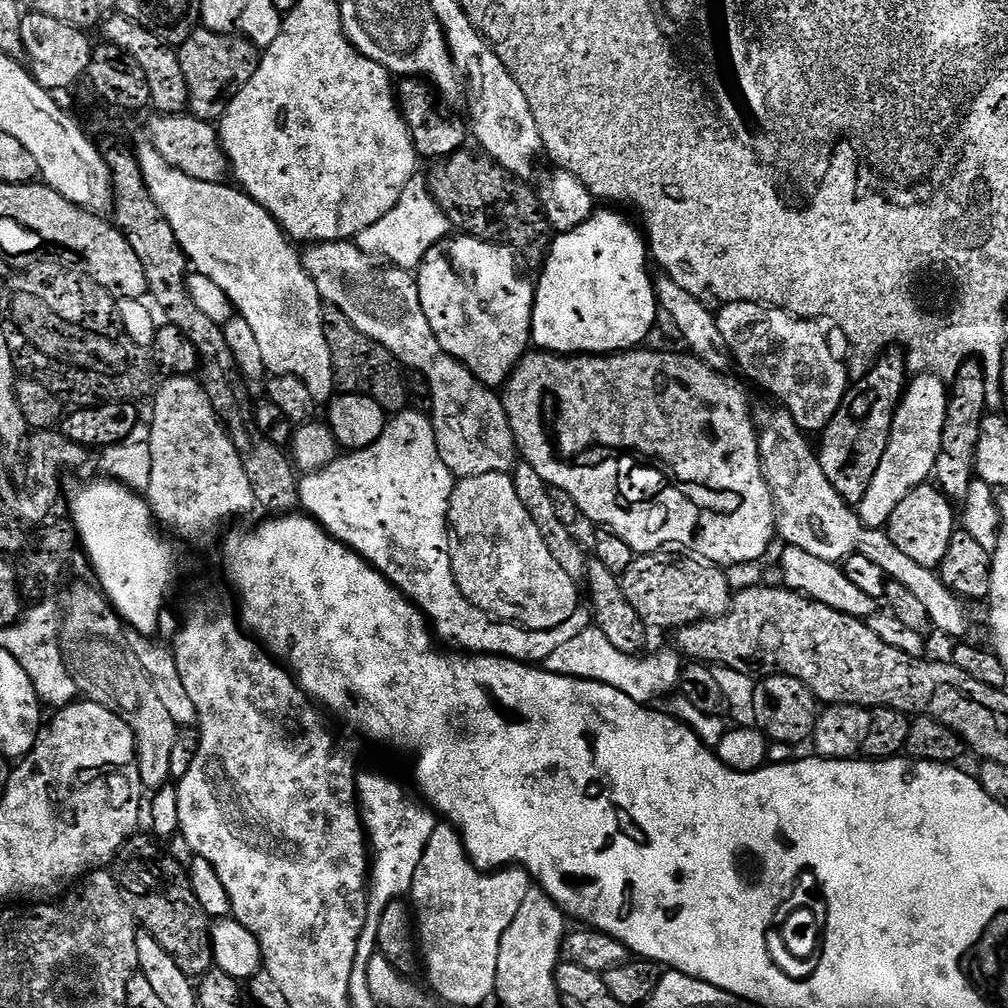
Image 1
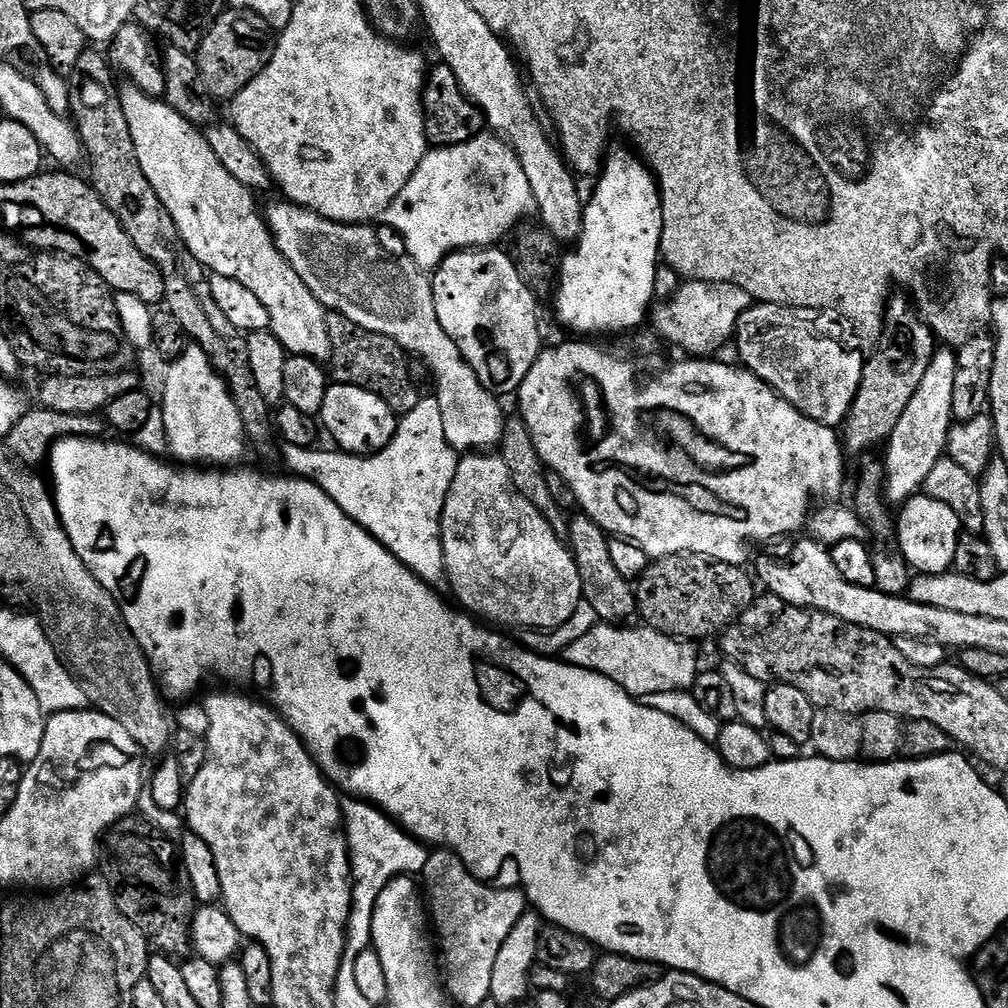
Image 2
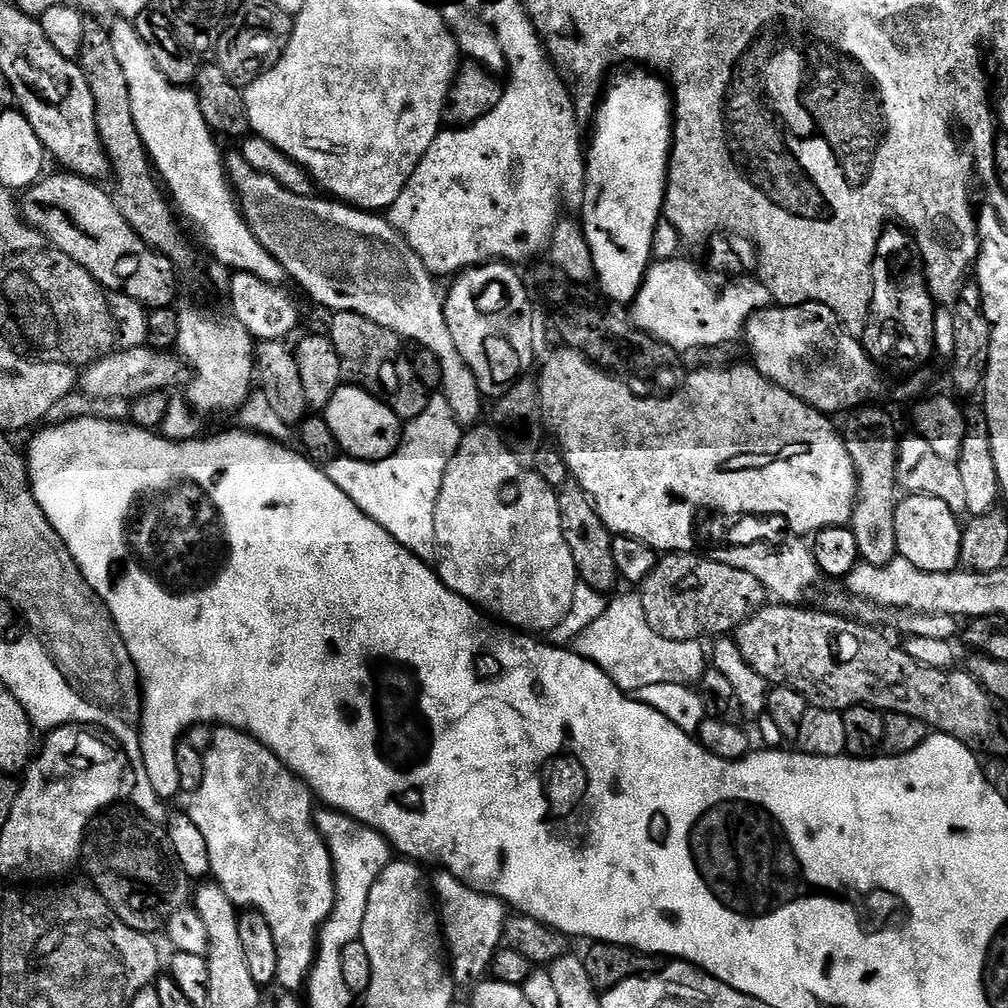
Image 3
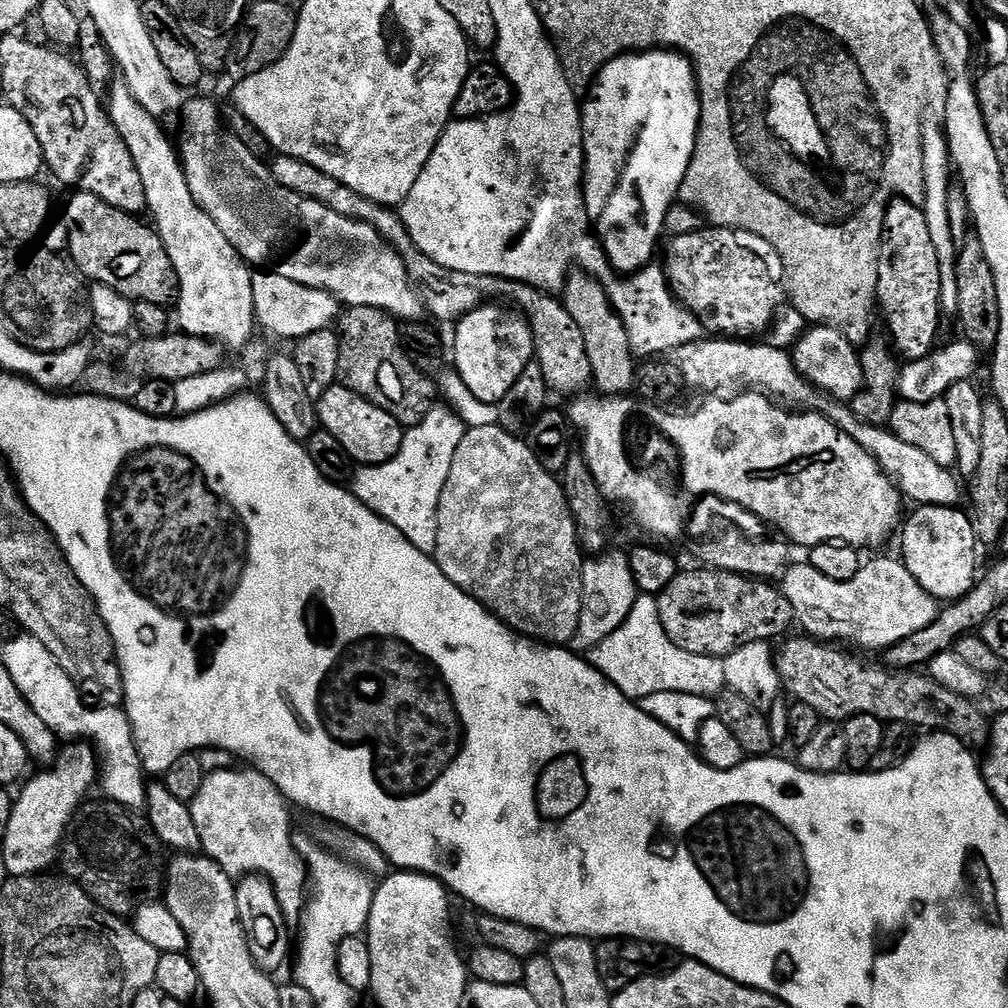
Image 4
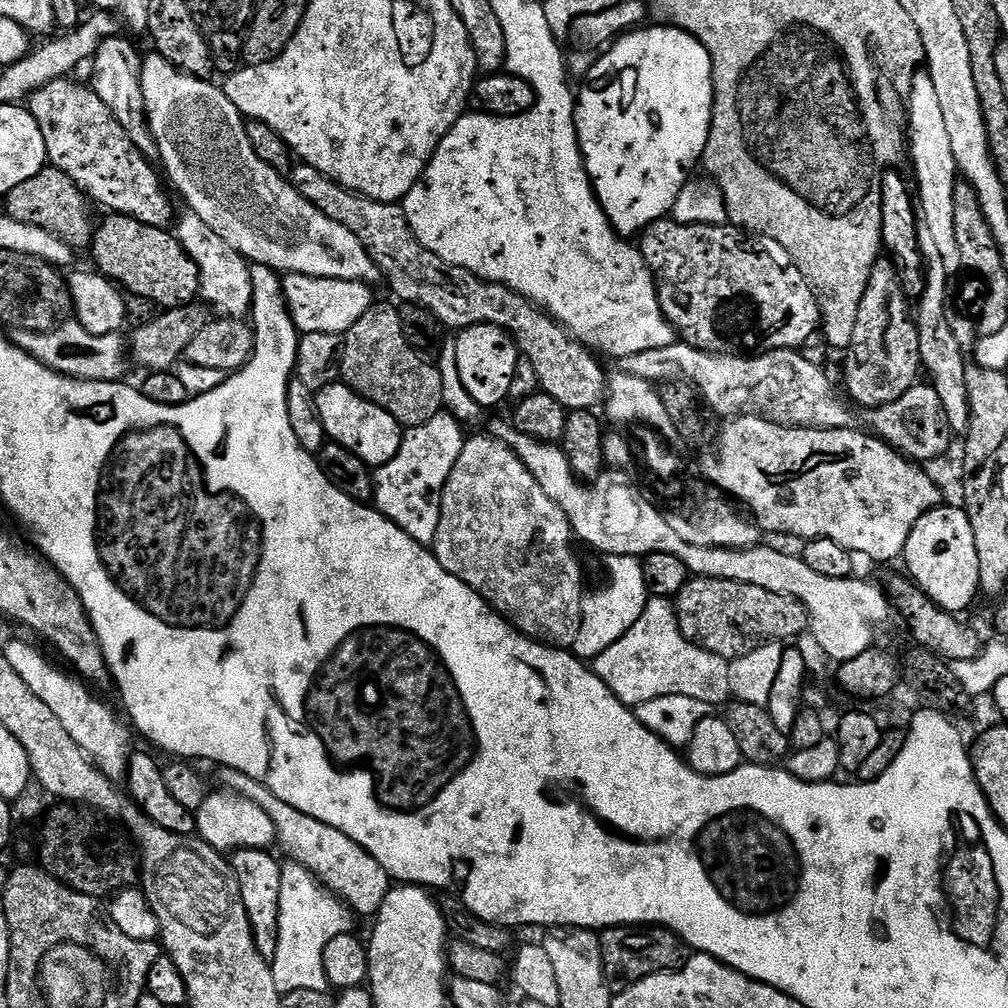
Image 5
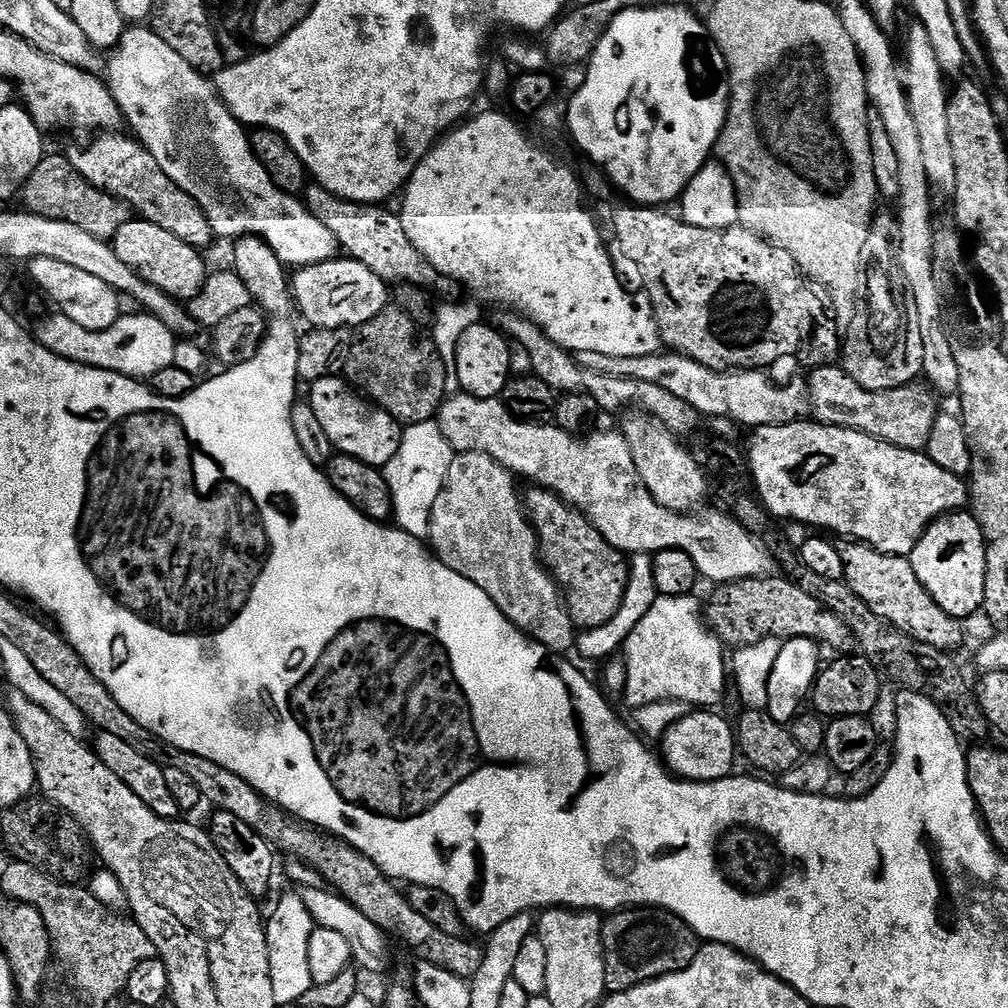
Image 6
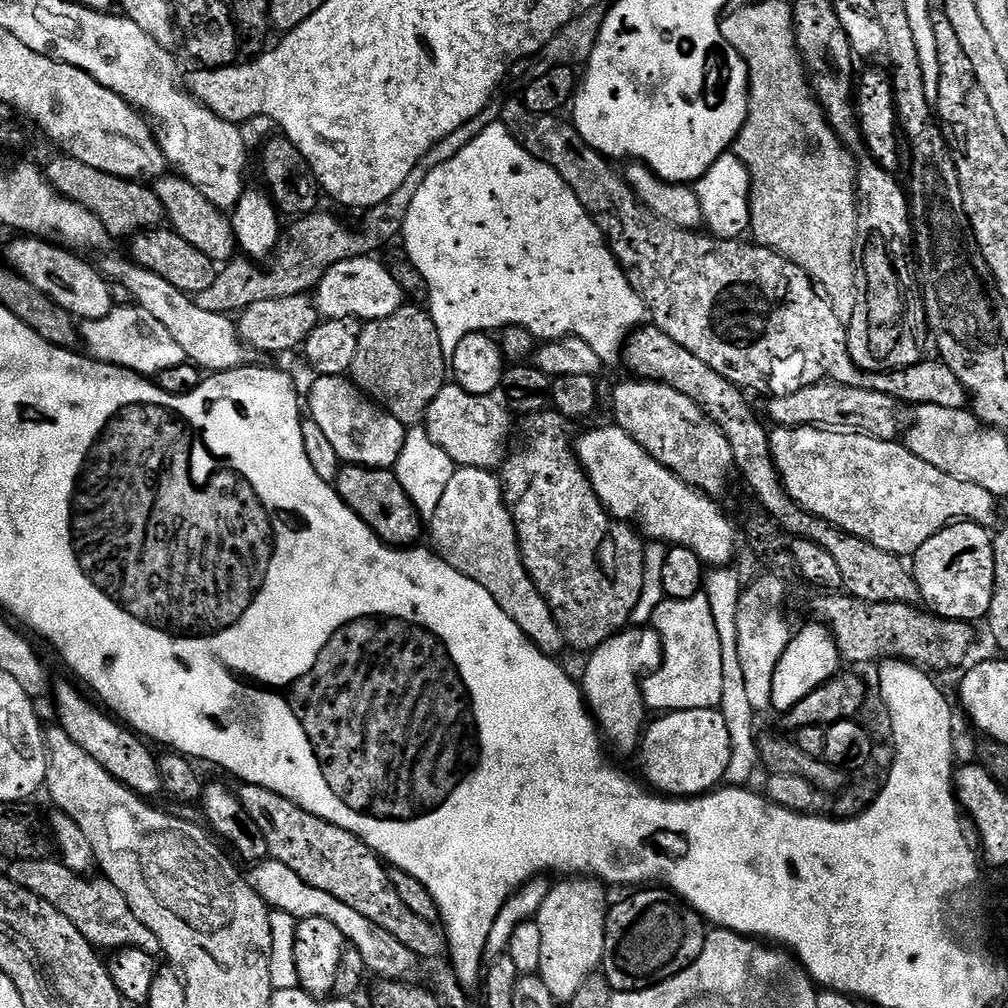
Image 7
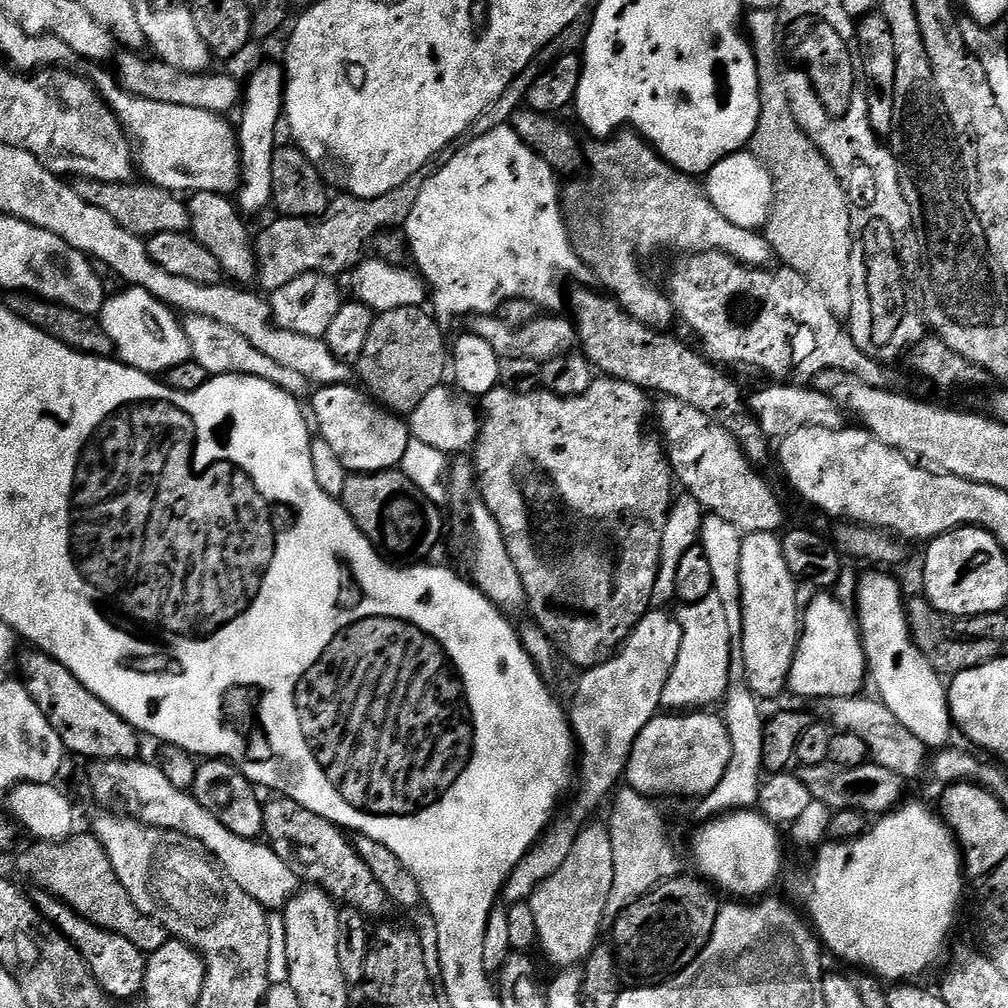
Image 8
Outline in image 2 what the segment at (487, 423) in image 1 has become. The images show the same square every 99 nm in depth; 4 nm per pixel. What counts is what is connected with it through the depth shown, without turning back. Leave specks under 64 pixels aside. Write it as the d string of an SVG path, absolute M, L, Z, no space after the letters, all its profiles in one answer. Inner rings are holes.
M279 203L266 208L268 228L282 258L294 266L294 274L306 282L310 294L314 294L314 298L318 298L318 302L329 313L350 318L350 322L359 328L390 338L405 353L413 357L421 356L428 363L429 370L436 375L434 395L442 406L442 427L446 430L446 442L450 442L452 449L458 454L484 454L495 449L503 438L506 413L500 409L501 401L498 397L486 390L482 382L478 382L478 374L474 374L474 370L462 358L458 346L454 346L446 330L442 330L442 322L438 322L438 310L434 310L431 279L407 259L391 260L384 253L384 248L372 229L375 227L368 224L339 224L308 208L301 208L299 204Z

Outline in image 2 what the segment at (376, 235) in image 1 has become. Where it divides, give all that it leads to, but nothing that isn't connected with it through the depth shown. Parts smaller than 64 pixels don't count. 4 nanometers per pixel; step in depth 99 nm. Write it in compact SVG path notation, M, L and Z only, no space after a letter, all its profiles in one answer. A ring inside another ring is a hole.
M481 134L475 136L475 138L465 144L450 146L449 148L432 148L429 150L422 158L422 162L418 162L418 170L414 170L410 182L406 182L406 186L402 186L398 198L394 198L394 202L390 202L390 206L384 212L382 220L383 223L388 223L404 239L404 248L408 251L406 256L411 263L415 264L421 270L434 270L452 252L463 252L469 248L491 248L499 245L501 243L499 240L507 232L509 234L515 233L527 221L524 219L531 212L533 215L537 211L537 208L534 190L530 188L530 178L526 178L526 170L522 170L522 162L516 156L515 150L508 145L507 140L495 134Z

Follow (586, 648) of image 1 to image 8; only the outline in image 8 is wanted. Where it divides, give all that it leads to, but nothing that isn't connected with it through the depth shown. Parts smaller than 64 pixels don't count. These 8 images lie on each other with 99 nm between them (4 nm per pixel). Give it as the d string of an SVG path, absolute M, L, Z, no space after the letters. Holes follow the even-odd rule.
M715 594L693 604L685 604L680 610L678 619L682 626L682 650L678 650L678 662L674 662L666 690L662 690L662 705L668 710L704 710L709 707L707 704L719 705L727 694L731 664L729 623L726 622L725 607Z

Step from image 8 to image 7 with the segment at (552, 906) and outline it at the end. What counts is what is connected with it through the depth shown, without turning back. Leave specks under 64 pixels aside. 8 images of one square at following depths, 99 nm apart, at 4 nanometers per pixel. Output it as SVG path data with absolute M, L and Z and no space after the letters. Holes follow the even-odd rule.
M564 878L559 882L553 883L550 894L546 894L546 902L542 902L542 910L538 910L535 918L542 934L542 960L538 975L542 982L546 982L546 990L550 990L555 1000L571 1002L574 994L582 990L582 982L601 967L610 899L604 893L605 885L595 878Z

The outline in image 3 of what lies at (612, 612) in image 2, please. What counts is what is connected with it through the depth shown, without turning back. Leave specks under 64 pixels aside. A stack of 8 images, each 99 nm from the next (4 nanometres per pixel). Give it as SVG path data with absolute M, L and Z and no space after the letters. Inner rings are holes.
M568 482L563 489L559 489L560 513L562 514L562 534L566 534L566 546L570 546L570 554L574 554L576 575L587 587L595 592L608 594L608 591L618 583L618 573L612 549L614 533L602 522L596 513L596 506L592 499L584 493L582 486L575 482Z

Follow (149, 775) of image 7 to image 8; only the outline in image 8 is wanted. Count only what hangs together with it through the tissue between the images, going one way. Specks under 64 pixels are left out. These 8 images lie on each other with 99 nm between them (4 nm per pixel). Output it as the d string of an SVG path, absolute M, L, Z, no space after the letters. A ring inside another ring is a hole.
M28 650L24 657L21 655L20 672L22 683L27 688L30 698L46 714L50 726L62 738L65 749L76 756L85 756L85 761L97 760L123 760L132 762L137 759L140 752L141 733L131 728L122 717L115 712L102 698L90 694L62 662L58 662L53 656L47 656L39 650Z

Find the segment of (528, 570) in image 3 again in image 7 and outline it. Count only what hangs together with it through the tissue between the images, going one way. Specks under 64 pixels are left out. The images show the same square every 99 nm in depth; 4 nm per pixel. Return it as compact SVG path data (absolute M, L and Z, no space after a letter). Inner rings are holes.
M457 467L446 486L446 494L442 494L442 502L438 502L438 510L434 510L430 518L430 524L431 547L435 555L454 566L458 574L466 574L466 578L487 590L490 598L510 614L518 630L522 630L538 650L553 658L565 651L564 632L524 565L516 527L508 513L508 503L504 501L504 485L495 471Z

